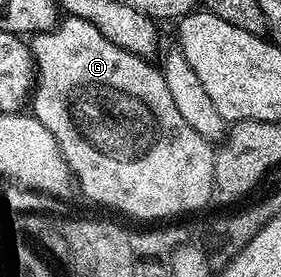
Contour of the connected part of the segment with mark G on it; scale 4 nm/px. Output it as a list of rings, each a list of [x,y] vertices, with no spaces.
[[[77,16],[61,19],[55,28],[49,32],[37,32],[31,37],[32,62],[34,65],[34,91],[30,96],[30,112],[35,116],[58,142],[60,152],[65,162],[72,170],[75,183],[96,204],[105,204],[108,208],[117,208],[128,216],[137,216],[140,220],[160,220],[163,216],[180,216],[183,212],[196,212],[208,204],[208,199],[214,196],[214,181],[216,178],[216,152],[210,146],[209,138],[203,137],[182,117],[181,111],[175,106],[175,100],[170,96],[170,89],[164,81],[163,71],[156,68],[145,57],[136,56],[122,46],[118,46],[110,38],[102,34],[98,26]]]

